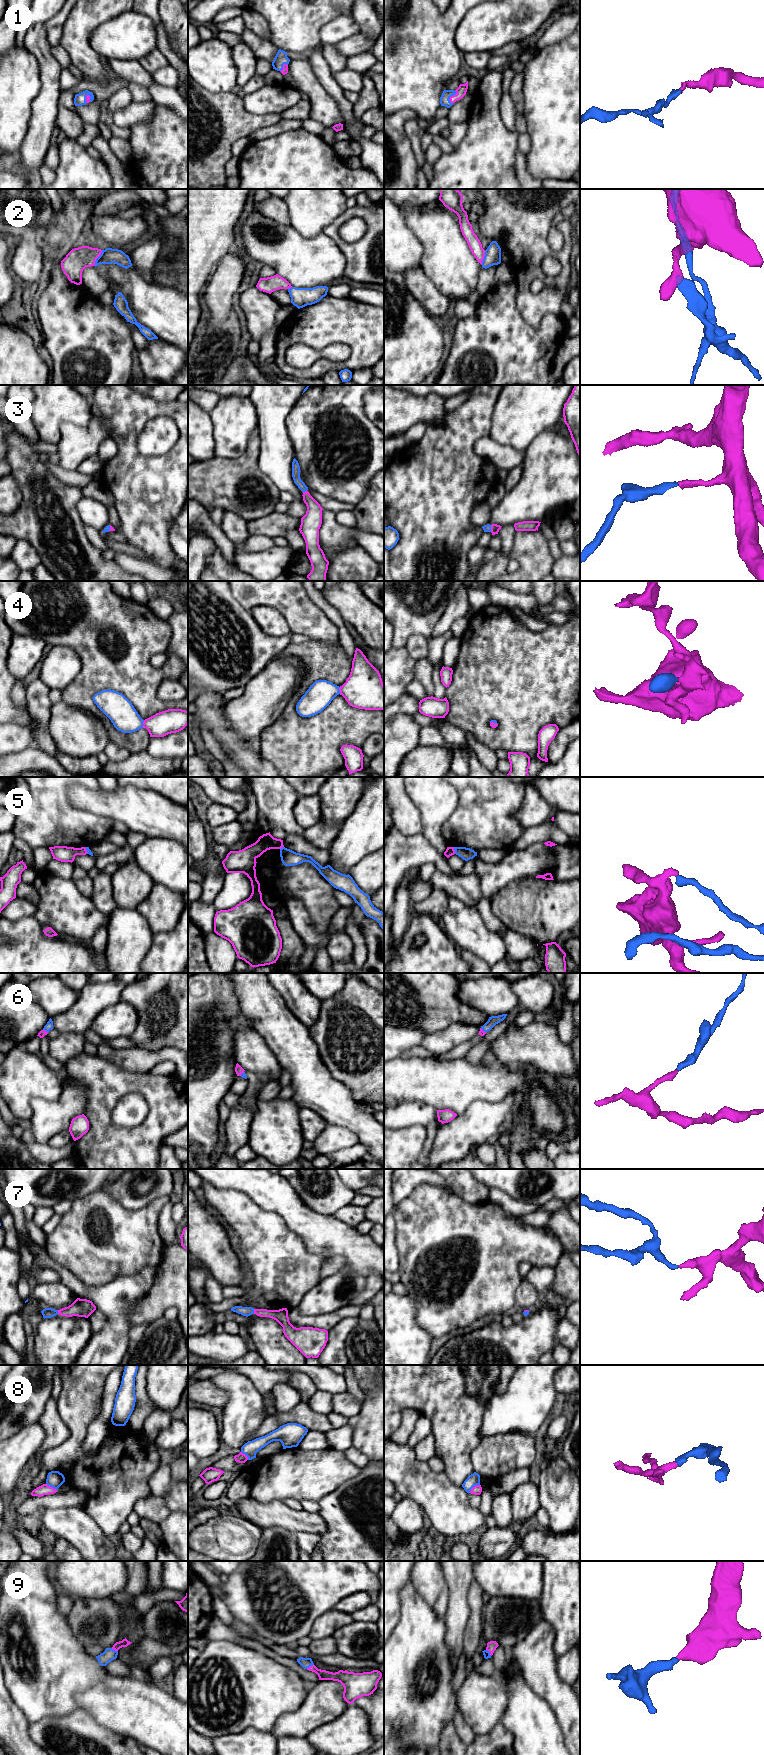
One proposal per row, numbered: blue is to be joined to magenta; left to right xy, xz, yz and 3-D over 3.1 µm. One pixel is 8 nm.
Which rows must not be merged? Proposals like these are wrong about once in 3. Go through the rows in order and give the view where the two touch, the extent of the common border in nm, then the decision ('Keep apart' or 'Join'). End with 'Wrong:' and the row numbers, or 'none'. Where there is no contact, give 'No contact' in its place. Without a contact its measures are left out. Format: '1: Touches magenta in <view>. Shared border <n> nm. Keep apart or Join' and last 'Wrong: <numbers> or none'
1: Touches magenta in yz. Shared border 120 nm. Join
2: Touches magenta in xy. Shared border 140 nm. Keep apart
3: Touches magenta in xz. Shared border 40 nm. Join
4: Touches magenta in xy. Shared border 70 nm. Join
5: Touches magenta in yz. Shared border 60 nm. Keep apart
6: Touches magenta in yz. Shared border 60 nm. Join
7: Touches magenta in xz. Shared border 40 nm. Join
8: Touches magenta in yz. Shared border 110 nm. Keep apart
9: Touches magenta in xz. Shared border 70 nm. Join
Wrong: 2, 5, 8

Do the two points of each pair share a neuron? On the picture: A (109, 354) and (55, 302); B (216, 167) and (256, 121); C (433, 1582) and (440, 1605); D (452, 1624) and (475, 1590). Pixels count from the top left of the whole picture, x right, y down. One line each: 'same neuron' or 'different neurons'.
A: same neuron
B: same neuron
C: same neuron
D: different neurons

